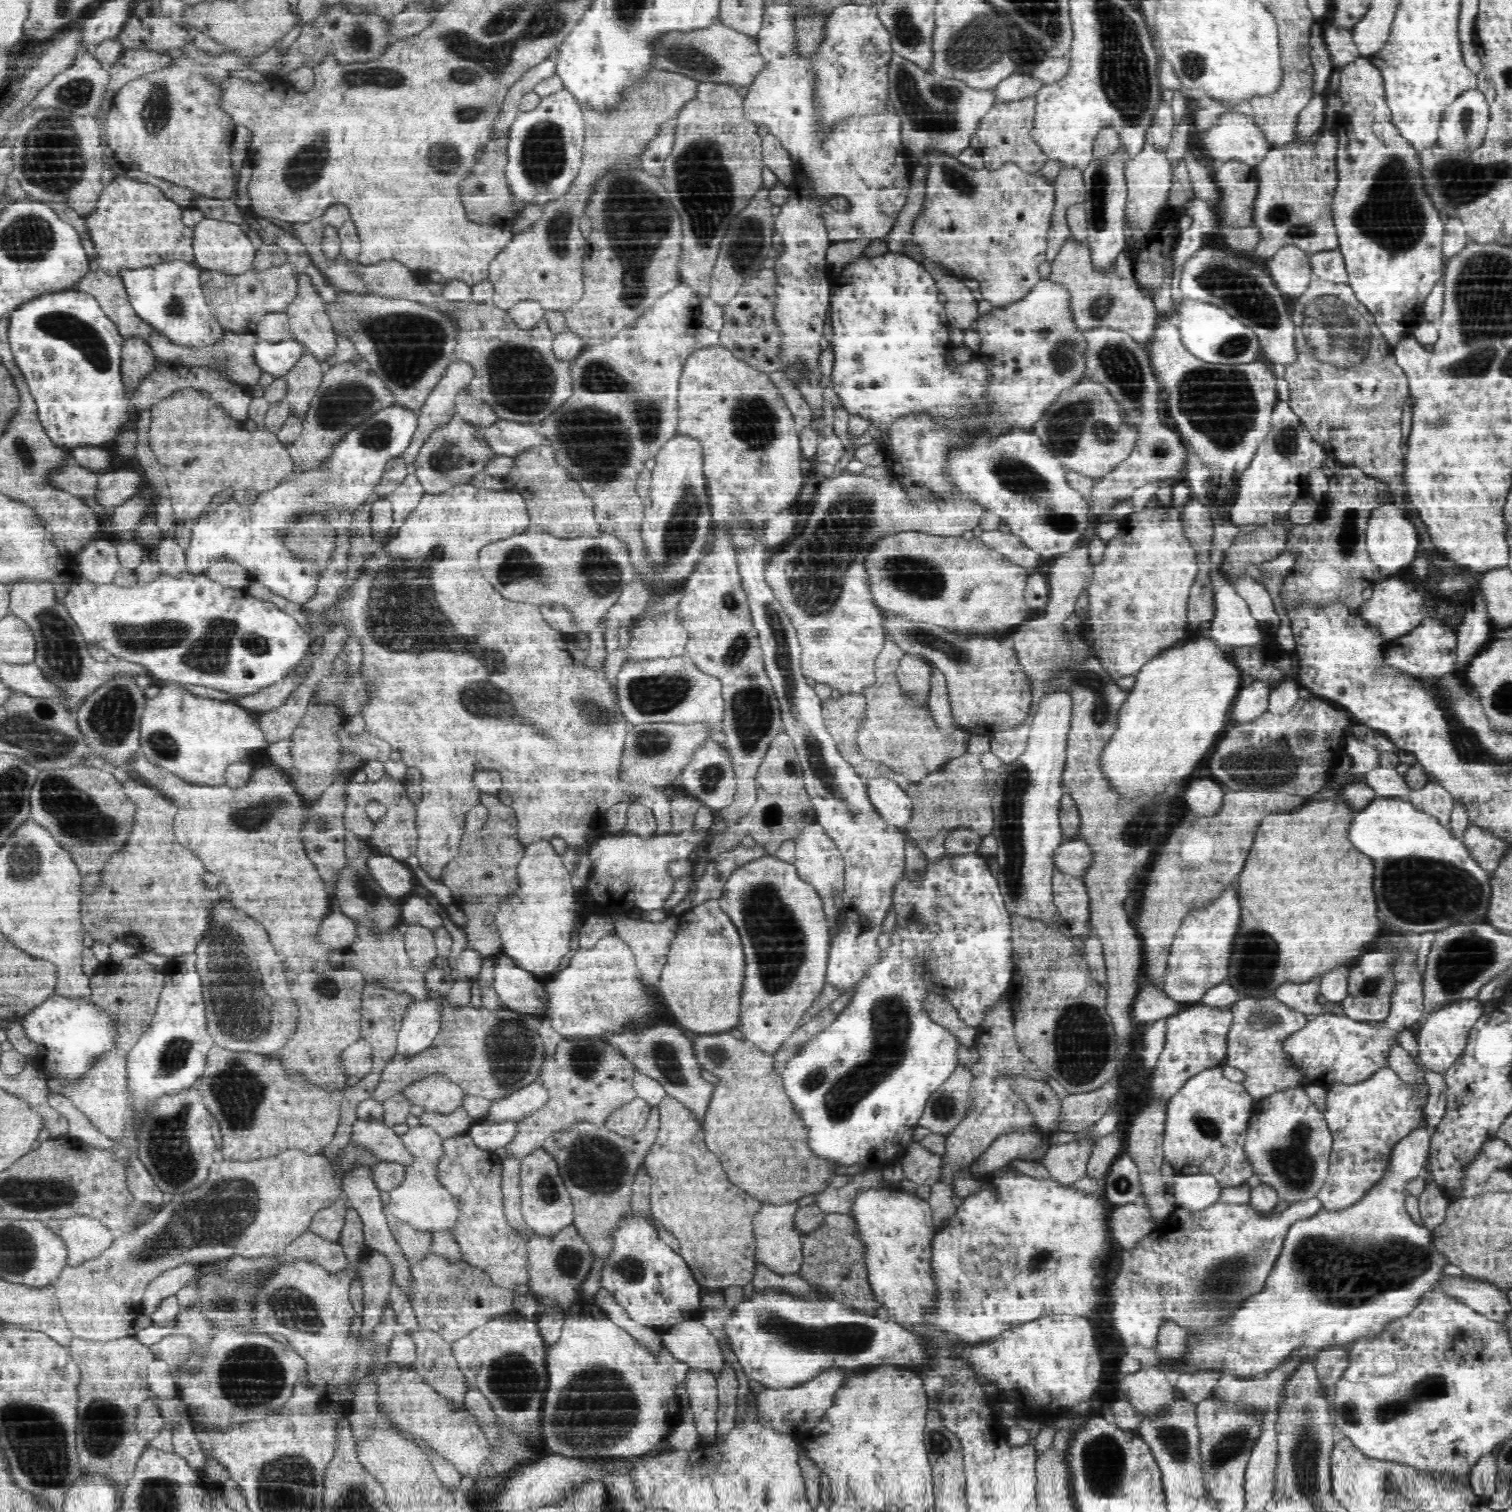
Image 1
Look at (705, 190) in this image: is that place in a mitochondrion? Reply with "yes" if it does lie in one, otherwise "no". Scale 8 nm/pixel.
yes

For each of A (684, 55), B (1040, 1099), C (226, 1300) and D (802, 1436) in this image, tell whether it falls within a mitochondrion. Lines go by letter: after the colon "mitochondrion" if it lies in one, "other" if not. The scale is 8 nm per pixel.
A: mitochondrion
B: mitochondrion
C: mitochondrion
D: other

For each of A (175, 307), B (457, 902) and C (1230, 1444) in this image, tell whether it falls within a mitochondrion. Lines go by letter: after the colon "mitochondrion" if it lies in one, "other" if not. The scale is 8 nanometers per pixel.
A: mitochondrion
B: other
C: mitochondrion

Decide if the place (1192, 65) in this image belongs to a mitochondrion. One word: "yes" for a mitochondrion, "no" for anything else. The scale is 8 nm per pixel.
yes

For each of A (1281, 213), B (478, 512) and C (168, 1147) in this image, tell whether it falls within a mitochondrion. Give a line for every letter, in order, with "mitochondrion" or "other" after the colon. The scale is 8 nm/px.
A: mitochondrion
B: other
C: mitochondrion

